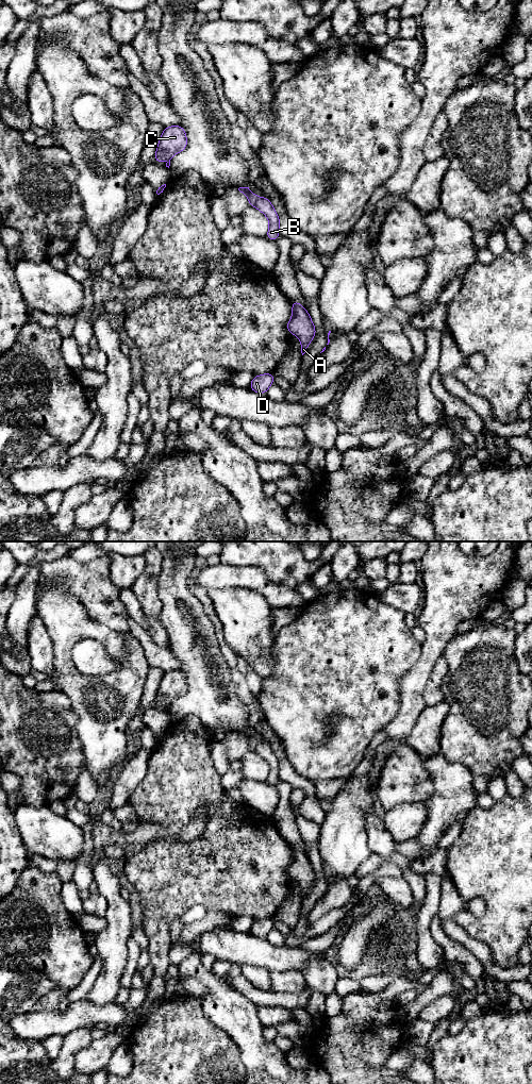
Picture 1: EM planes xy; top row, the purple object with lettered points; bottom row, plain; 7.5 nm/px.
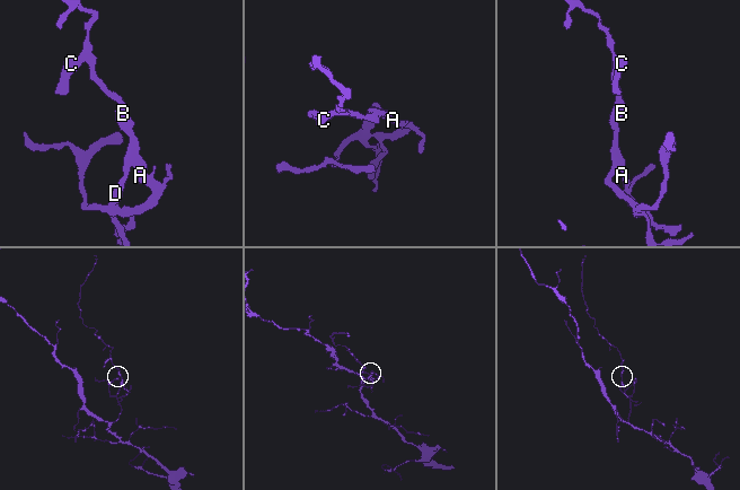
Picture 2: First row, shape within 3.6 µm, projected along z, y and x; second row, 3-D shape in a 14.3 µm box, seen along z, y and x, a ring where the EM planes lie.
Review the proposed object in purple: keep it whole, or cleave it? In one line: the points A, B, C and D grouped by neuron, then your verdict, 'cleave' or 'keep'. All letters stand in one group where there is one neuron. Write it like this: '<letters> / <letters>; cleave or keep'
A B C D; keep

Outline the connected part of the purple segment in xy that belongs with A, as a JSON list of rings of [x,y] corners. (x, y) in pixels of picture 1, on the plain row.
[[[292,846],[293,861],[287,867],[287,874],[295,879],[301,887],[301,898],[305,898],[310,887],[314,884],[316,874],[307,855],[301,848]]]

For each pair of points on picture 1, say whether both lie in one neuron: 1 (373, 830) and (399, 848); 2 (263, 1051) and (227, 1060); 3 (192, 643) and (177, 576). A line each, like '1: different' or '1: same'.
1: same
2: different
3: same

